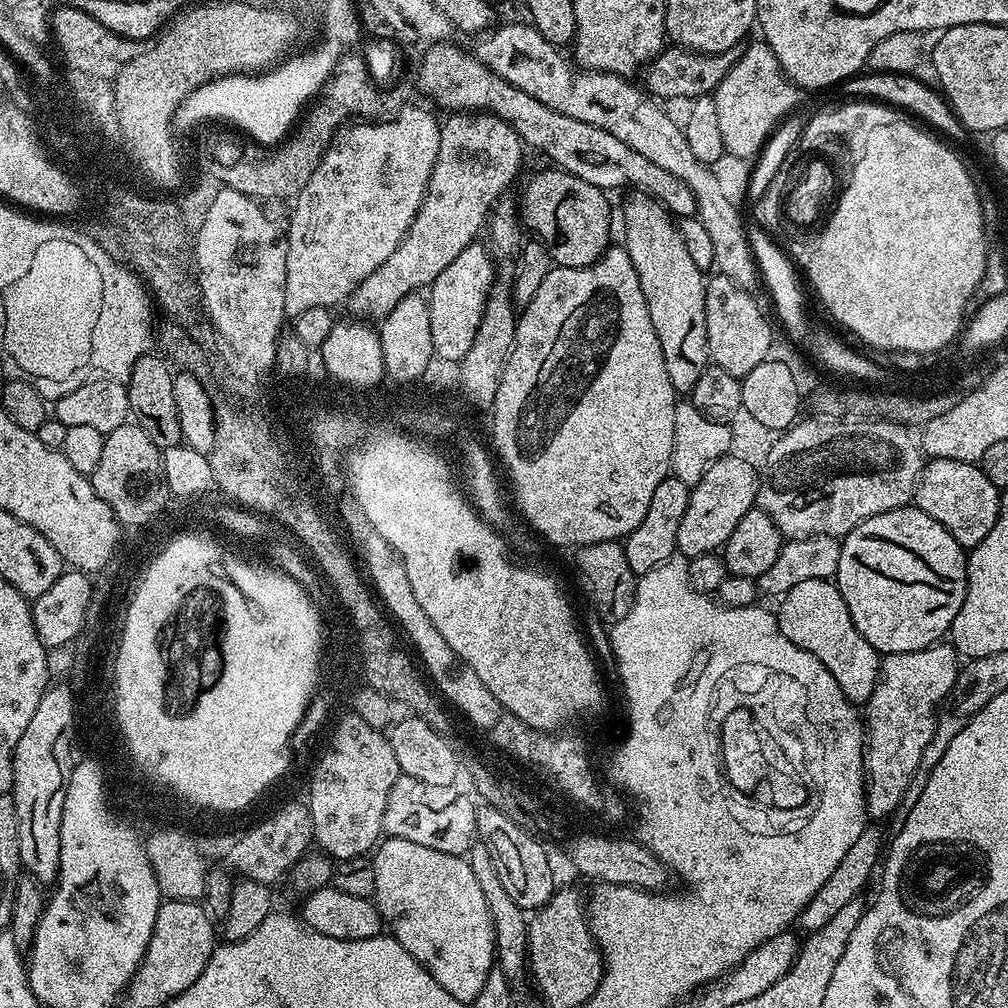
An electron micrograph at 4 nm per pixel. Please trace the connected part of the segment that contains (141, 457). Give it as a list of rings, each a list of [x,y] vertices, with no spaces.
[[[135,422],[118,426],[118,430],[110,430],[105,435],[98,467],[92,471],[90,479],[98,498],[110,506],[116,519],[124,526],[149,521],[148,516],[152,513],[160,514],[170,495],[168,483],[164,480],[161,449]]]

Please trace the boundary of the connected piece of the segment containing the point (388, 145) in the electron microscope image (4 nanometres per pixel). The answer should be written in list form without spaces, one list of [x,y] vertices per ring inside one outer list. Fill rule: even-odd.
[[[414,104],[404,105],[395,116],[382,121],[354,122],[336,132],[331,146],[292,204],[294,210],[284,236],[287,252],[283,310],[287,319],[296,319],[303,310],[330,308],[345,301],[353,289],[390,258],[424,200],[440,141],[439,119]]]

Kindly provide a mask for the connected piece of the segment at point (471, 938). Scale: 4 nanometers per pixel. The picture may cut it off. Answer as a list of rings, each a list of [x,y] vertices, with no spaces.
[[[388,836],[379,841],[371,862],[376,891],[374,903],[387,931],[432,975],[434,982],[438,982],[446,994],[458,998],[461,1005],[467,1006],[471,1000],[478,998],[478,990],[482,990],[488,969],[493,967],[496,958],[490,910],[467,859],[442,854],[442,850],[430,850],[430,846],[418,846],[418,842],[406,842],[406,838]]]

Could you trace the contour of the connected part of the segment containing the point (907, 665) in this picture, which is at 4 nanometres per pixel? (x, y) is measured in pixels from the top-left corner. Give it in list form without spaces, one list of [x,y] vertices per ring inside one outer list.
[[[948,642],[913,652],[887,654],[881,659],[880,676],[862,708],[866,729],[864,803],[873,821],[901,807],[906,786],[910,786],[910,778],[918,770],[922,750],[930,746],[930,738],[936,733],[936,711],[956,681],[956,660],[958,653]]]

